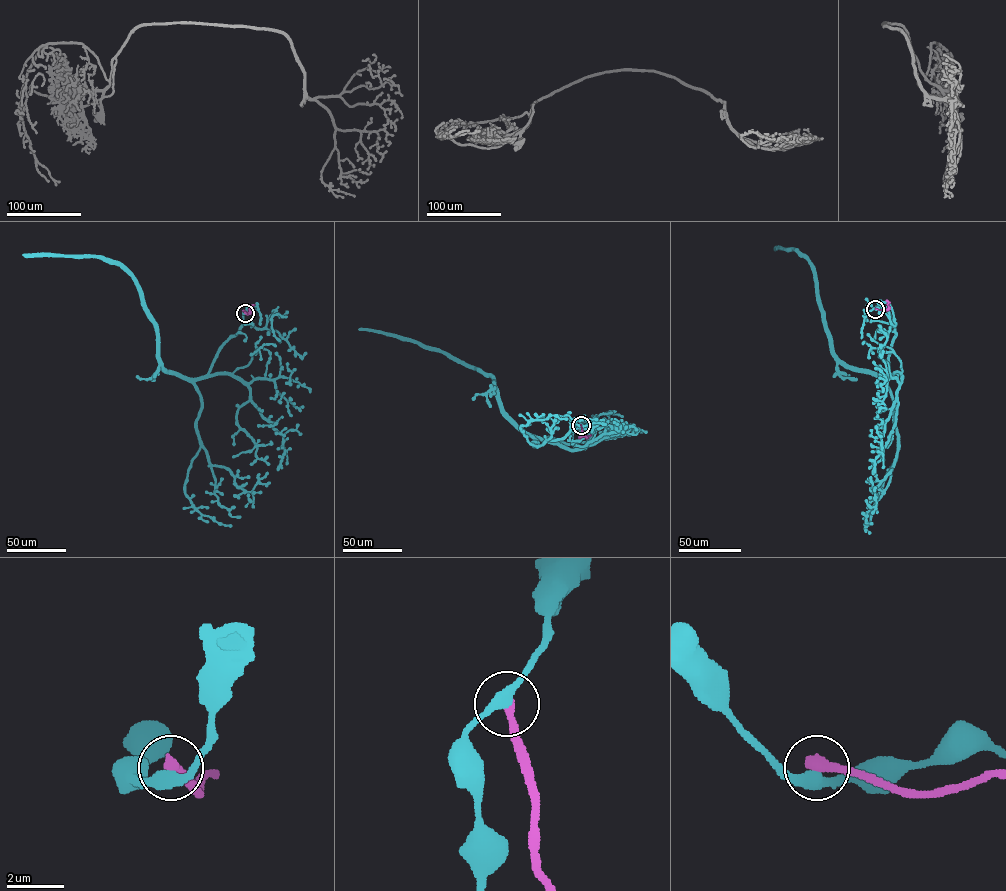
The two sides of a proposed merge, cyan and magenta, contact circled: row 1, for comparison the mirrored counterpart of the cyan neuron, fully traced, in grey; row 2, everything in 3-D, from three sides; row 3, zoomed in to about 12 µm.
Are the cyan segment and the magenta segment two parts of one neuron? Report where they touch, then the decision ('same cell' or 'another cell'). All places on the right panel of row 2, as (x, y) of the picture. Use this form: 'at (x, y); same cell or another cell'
at (875, 309); another cell

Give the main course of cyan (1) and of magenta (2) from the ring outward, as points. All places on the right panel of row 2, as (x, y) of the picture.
1: (876, 309), (890, 314), (895, 333), (887, 378), (838, 359), (812, 266), (797, 250), (775, 247)
2: (876, 308), (888, 309), (886, 300)

